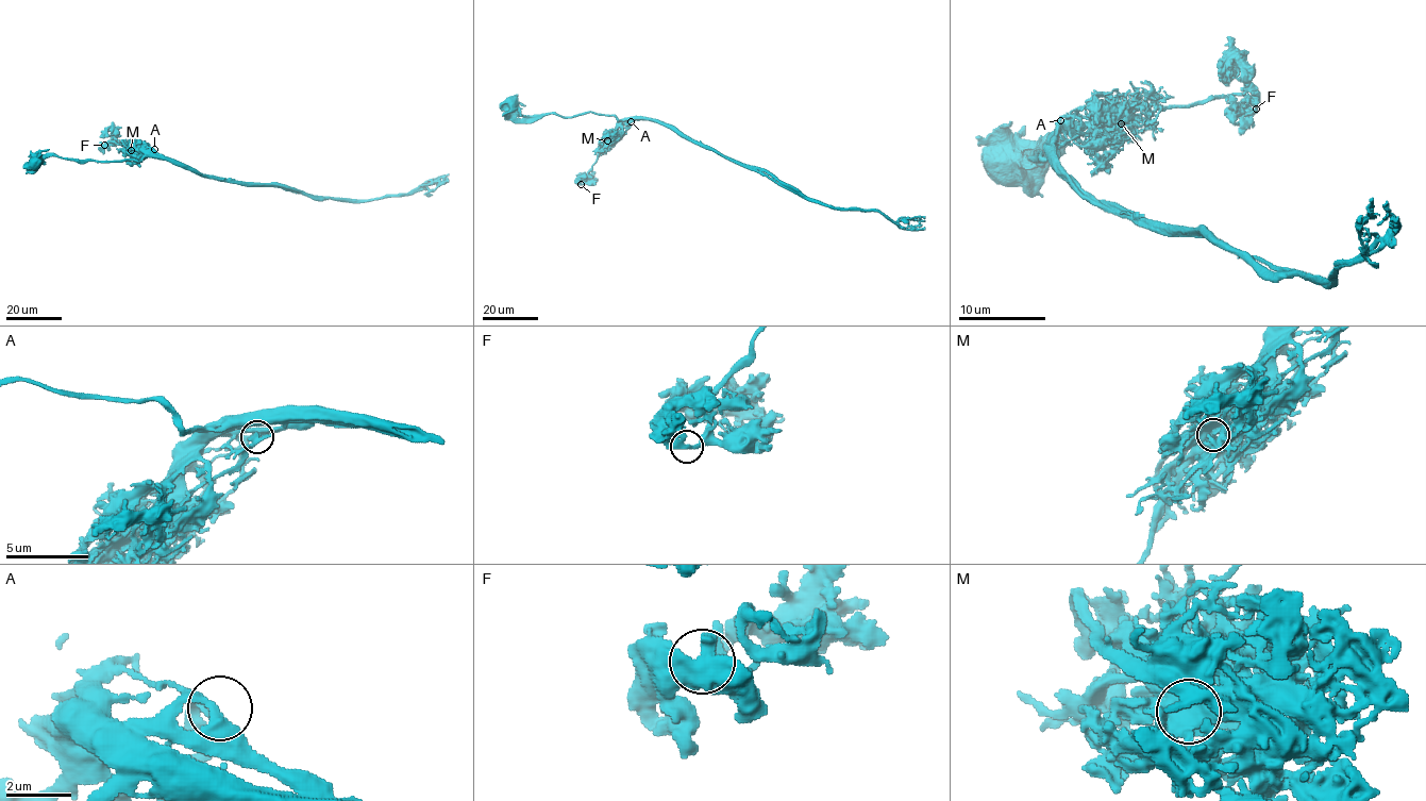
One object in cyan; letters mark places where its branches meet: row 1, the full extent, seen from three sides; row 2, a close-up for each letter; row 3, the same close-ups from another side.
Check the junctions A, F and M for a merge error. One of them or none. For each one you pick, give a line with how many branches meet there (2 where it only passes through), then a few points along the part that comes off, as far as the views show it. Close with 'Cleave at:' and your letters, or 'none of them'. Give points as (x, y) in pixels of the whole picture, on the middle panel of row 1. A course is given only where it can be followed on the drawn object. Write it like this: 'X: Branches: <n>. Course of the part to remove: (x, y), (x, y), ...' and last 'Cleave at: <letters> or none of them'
M: Branches: 3. Course of the part to remove: (607, 140), (624, 120), (653, 119), (808, 199), (848, 210), (876, 210), (904, 228), (924, 230)
Cleave at: M

